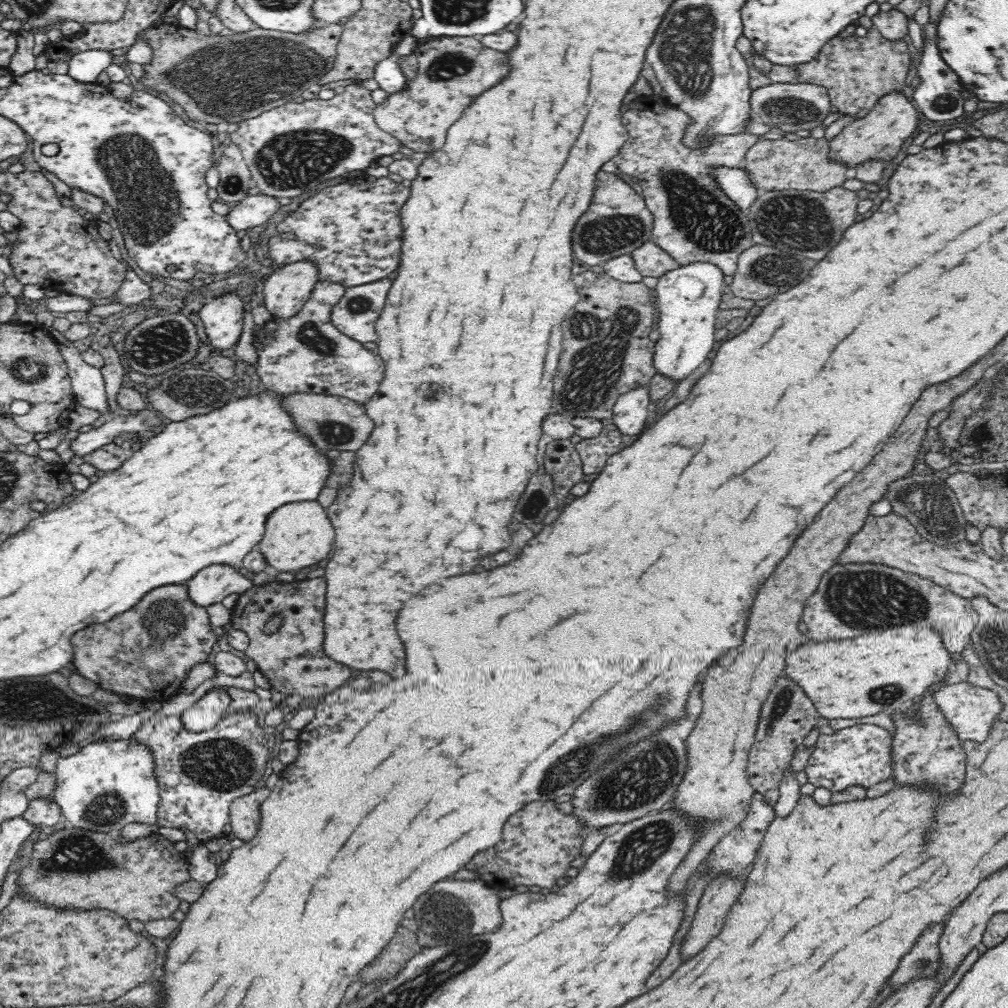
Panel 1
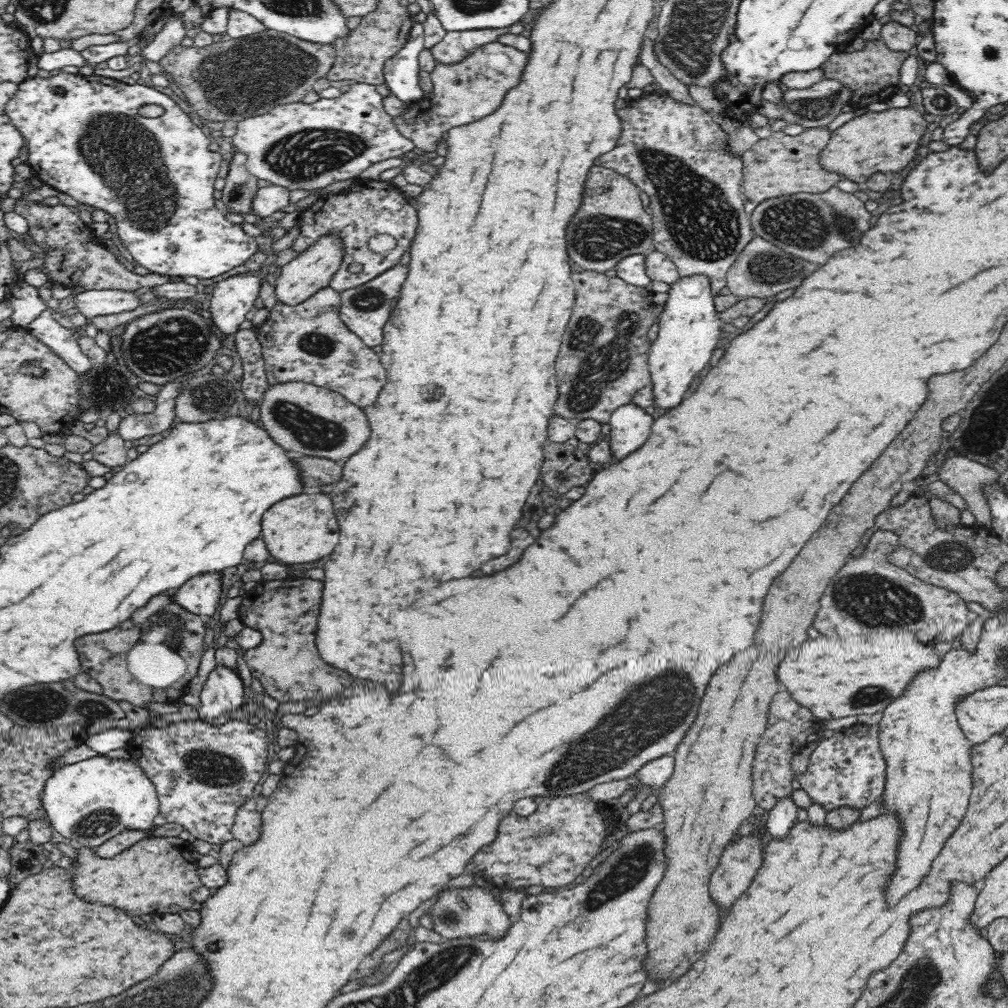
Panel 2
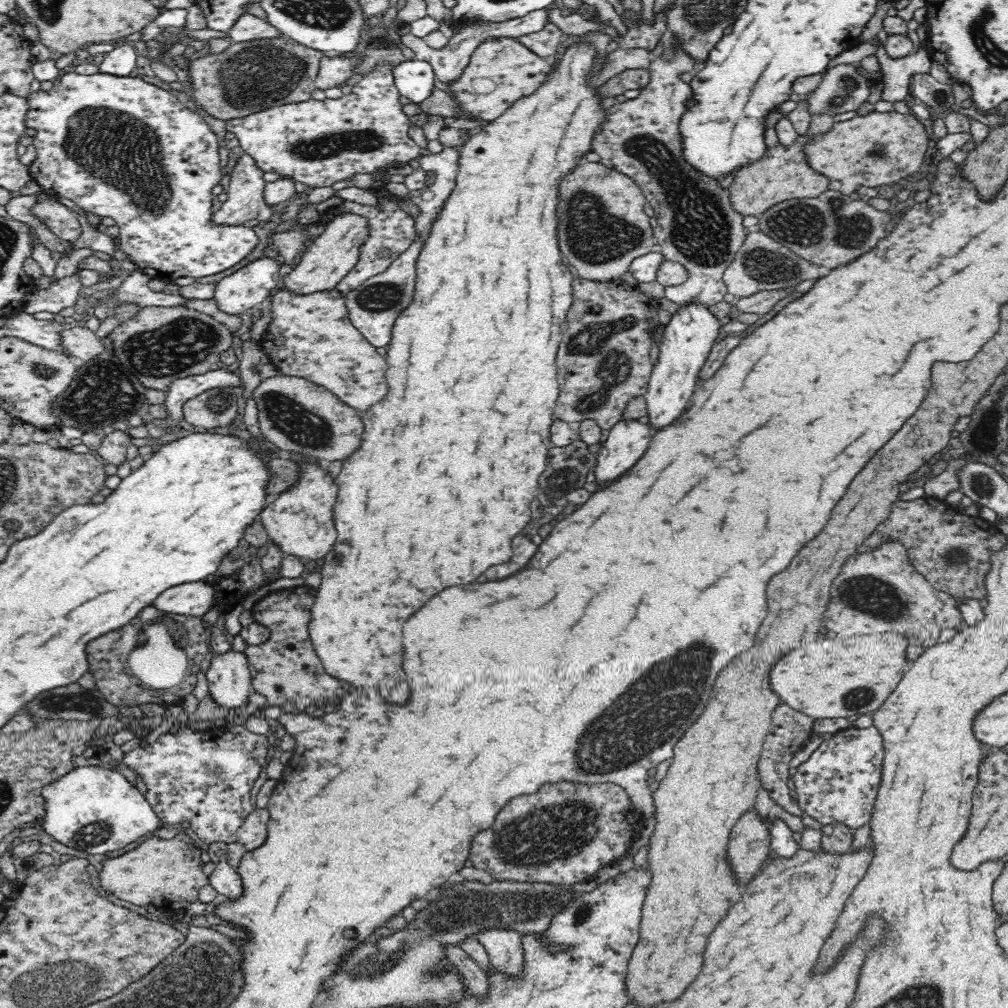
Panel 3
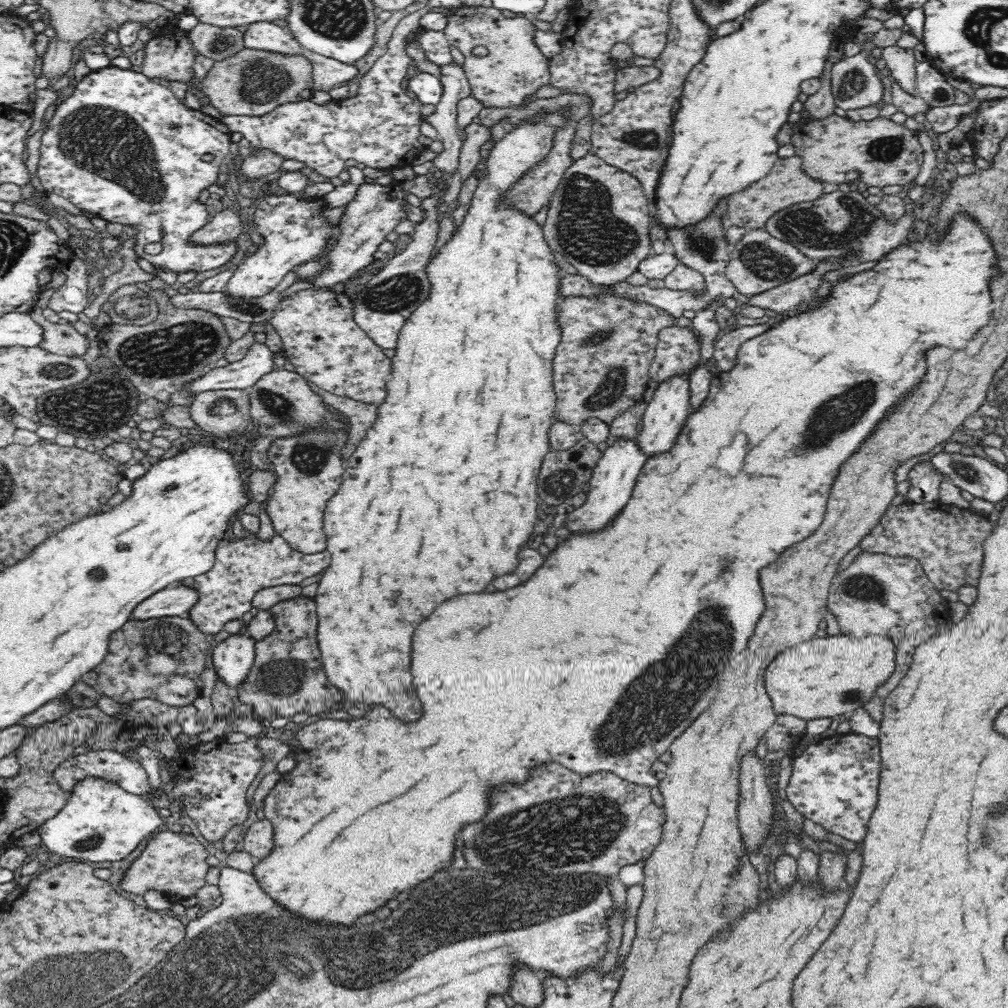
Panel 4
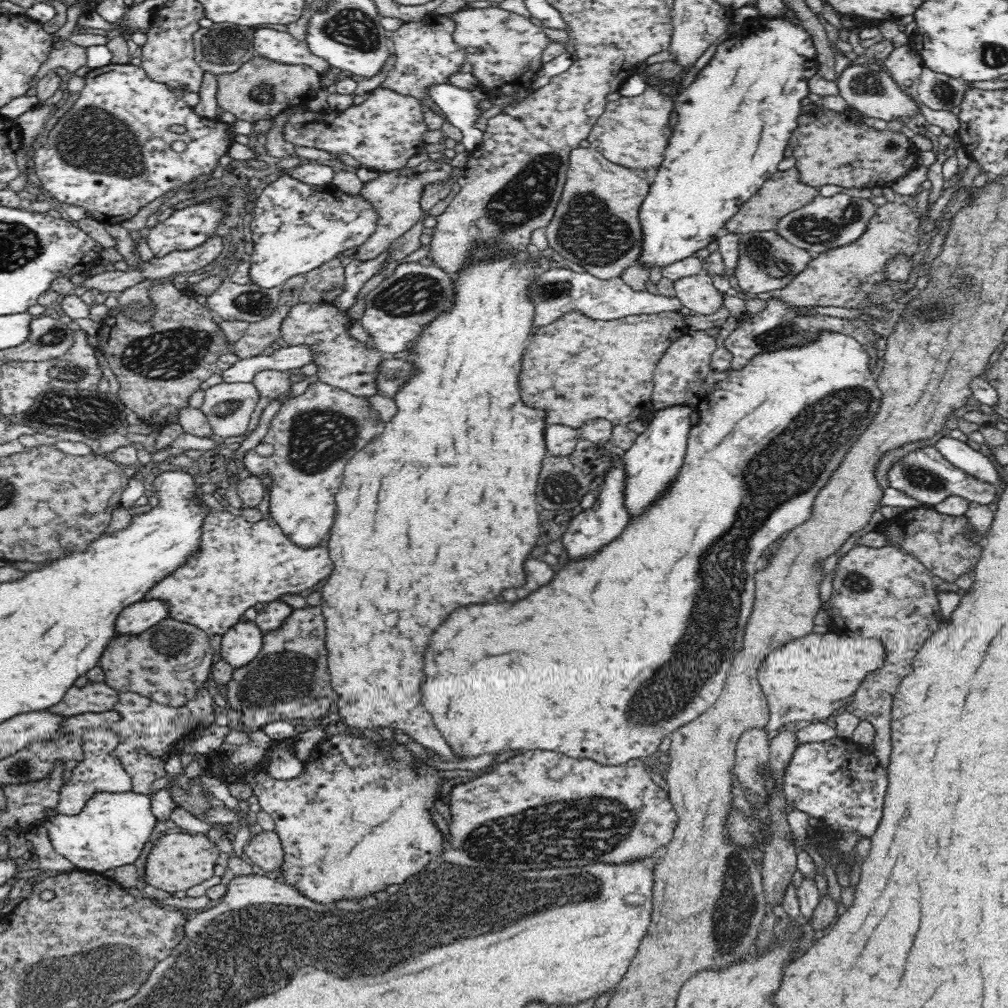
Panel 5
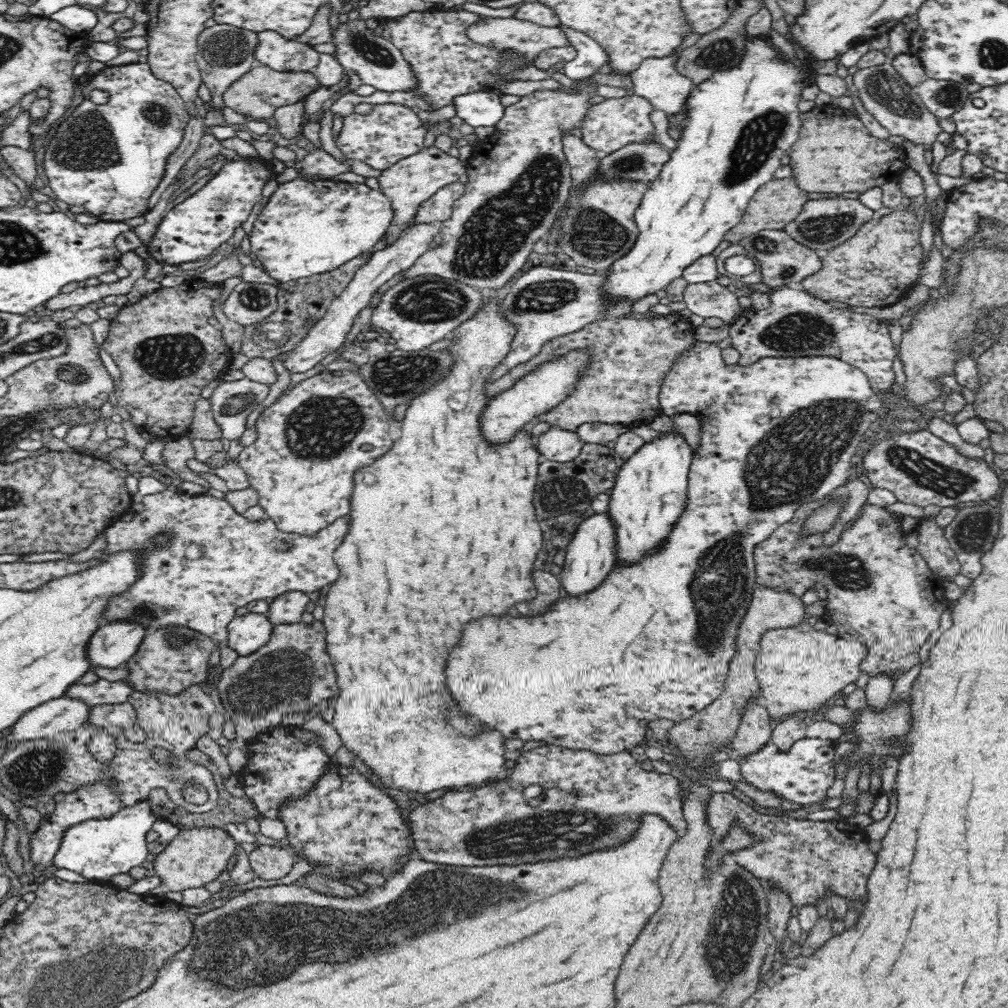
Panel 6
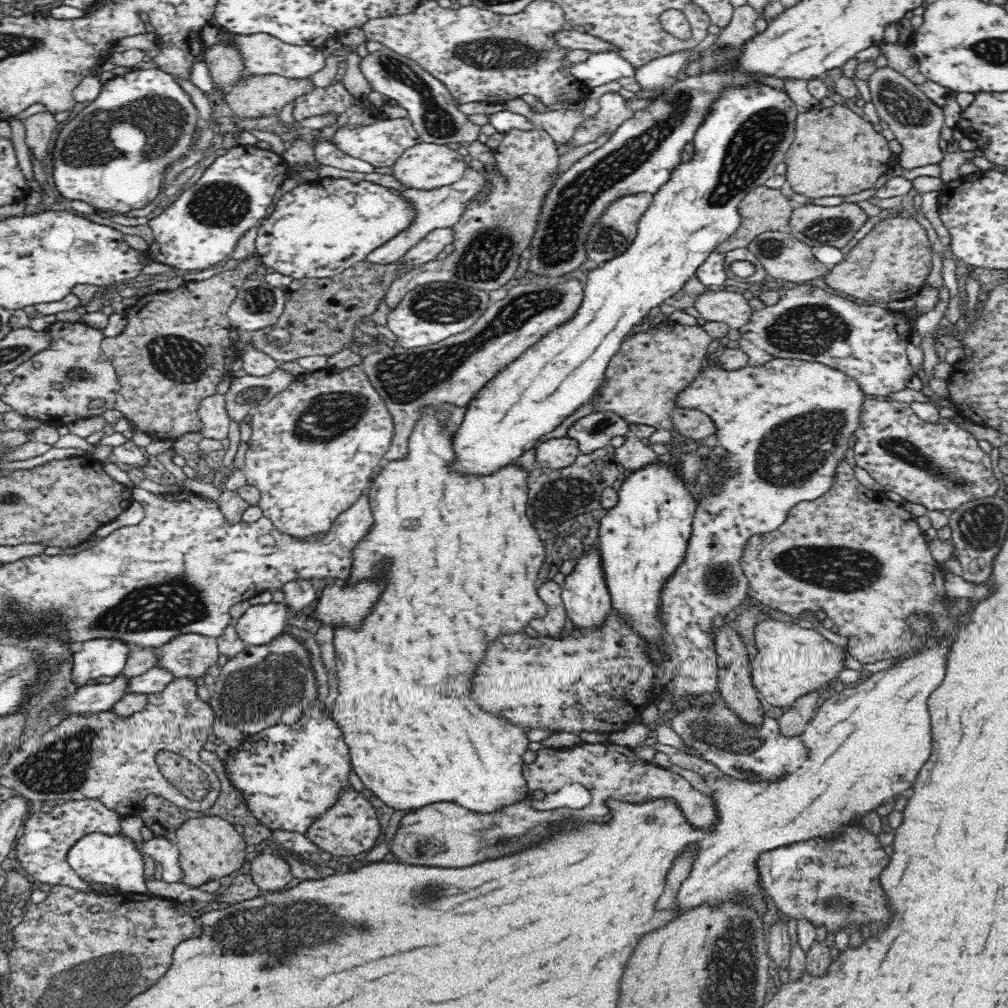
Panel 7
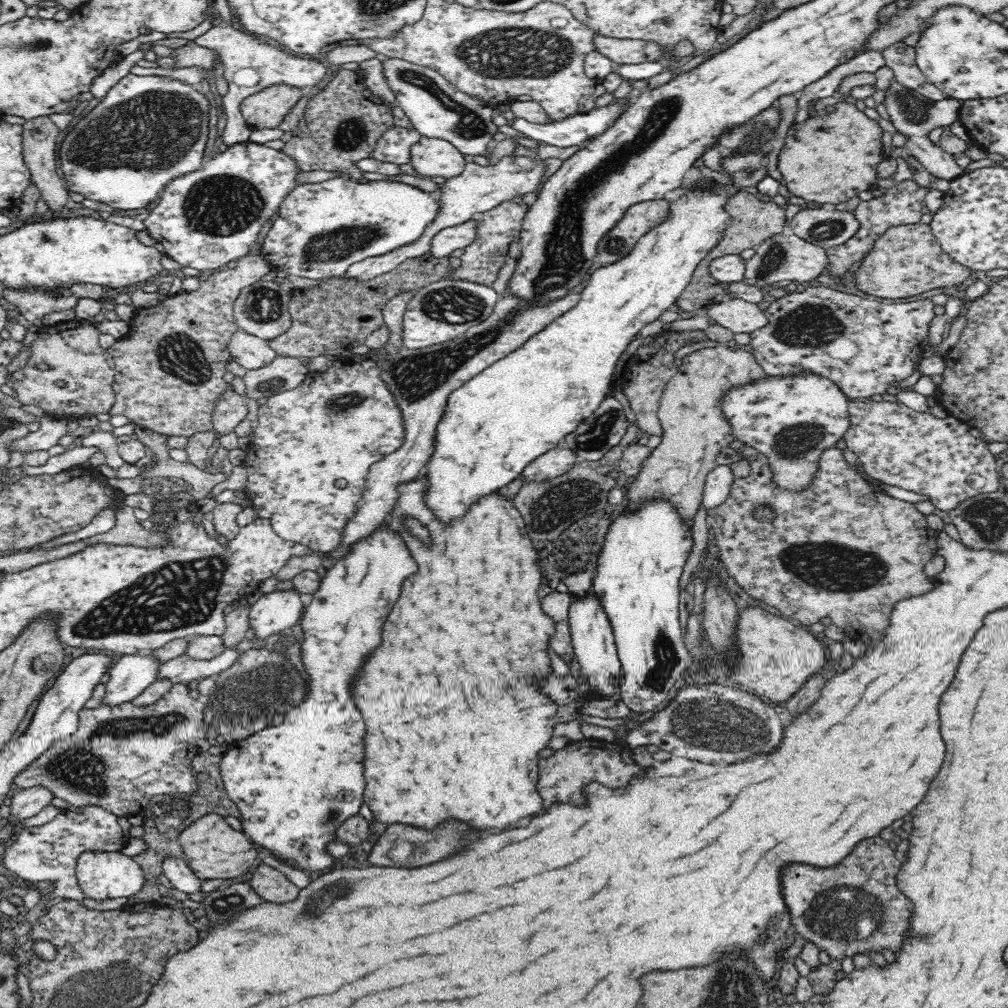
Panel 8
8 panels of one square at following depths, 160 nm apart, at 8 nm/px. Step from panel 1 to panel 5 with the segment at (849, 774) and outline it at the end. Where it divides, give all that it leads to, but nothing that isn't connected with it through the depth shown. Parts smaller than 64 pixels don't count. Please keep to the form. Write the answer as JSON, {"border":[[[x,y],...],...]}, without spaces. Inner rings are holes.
{"border":[[[838,735],[827,741],[798,745],[783,778],[783,793],[786,801],[795,809],[819,819],[824,827],[834,830],[839,835],[854,832],[861,835],[861,838],[872,837],[878,829],[878,822],[882,819],[888,777],[886,767],[880,764],[880,760],[868,748],[870,747]]]}

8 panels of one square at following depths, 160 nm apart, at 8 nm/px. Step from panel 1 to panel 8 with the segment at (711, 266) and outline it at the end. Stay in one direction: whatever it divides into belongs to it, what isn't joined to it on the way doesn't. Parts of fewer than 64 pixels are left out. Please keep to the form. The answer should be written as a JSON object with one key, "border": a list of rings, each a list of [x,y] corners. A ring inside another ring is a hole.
{"border":[[[648,498],[640,506],[626,506],[610,522],[594,568],[592,591],[602,600],[602,606],[610,619],[621,662],[621,699],[630,710],[636,712],[652,714],[668,698],[668,692],[674,688],[684,668],[692,660],[682,639],[678,621],[678,584],[694,544],[691,530],[692,522],[683,520],[678,509],[667,498]]]}

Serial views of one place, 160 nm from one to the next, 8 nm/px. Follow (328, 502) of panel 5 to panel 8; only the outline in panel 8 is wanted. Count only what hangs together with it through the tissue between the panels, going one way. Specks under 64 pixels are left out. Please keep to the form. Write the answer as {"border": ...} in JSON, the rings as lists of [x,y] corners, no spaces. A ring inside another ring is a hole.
{"border":[[[370,350],[365,356],[351,355],[346,358],[338,358],[330,368],[323,372],[317,372],[315,375],[307,376],[303,382],[293,390],[286,390],[269,397],[259,404],[257,417],[258,424],[254,428],[254,438],[246,447],[246,455],[242,465],[247,471],[246,484],[244,491],[246,498],[251,502],[253,509],[258,512],[260,518],[268,519],[271,522],[274,532],[285,541],[303,544],[312,550],[318,552],[330,552],[342,542],[342,528],[346,522],[354,516],[357,502],[362,498],[368,468],[379,462],[386,454],[392,454],[394,450],[402,444],[404,438],[404,425],[402,424],[402,413],[394,401],[393,395],[389,392],[386,384],[380,378],[377,366],[374,360],[377,354]]]}

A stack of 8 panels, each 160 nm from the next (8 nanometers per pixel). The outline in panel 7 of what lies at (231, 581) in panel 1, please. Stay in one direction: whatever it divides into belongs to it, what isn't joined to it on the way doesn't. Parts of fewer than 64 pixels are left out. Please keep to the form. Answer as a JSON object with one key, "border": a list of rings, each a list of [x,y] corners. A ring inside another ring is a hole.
{"border":[[[93,638],[76,646],[72,678],[86,685],[98,676],[118,676],[126,664],[130,644],[119,638]]]}

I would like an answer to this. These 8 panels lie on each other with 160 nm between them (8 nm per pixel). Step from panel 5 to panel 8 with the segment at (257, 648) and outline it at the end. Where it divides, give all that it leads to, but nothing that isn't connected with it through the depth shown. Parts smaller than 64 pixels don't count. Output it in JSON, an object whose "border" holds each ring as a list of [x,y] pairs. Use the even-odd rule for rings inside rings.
{"border":[[[273,591],[266,593],[261,598],[254,602],[248,609],[248,628],[252,629],[255,638],[260,640],[269,638],[277,638],[280,632],[286,629],[292,629],[292,626],[302,618],[302,602],[300,595],[296,591]]]}

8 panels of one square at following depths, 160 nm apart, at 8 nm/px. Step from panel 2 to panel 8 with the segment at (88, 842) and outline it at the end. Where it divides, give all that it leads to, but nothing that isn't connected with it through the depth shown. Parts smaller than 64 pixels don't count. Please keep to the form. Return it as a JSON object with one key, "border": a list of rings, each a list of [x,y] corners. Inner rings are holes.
{"border":[[[84,850],[76,860],[76,873],[80,888],[85,891],[88,898],[106,900],[106,898],[129,898],[138,893],[145,883],[142,868],[133,857],[125,855],[122,851]]]}

